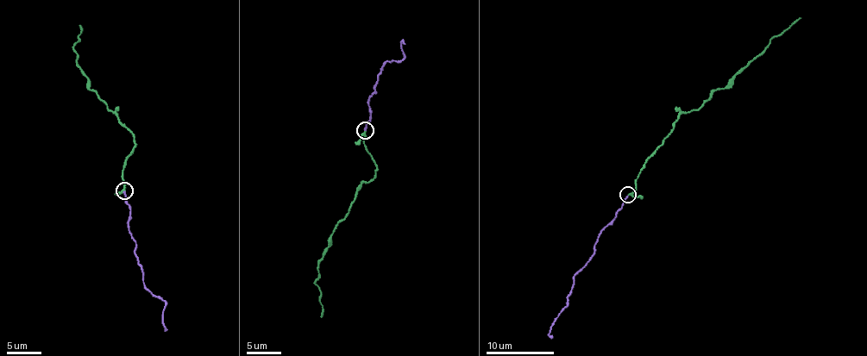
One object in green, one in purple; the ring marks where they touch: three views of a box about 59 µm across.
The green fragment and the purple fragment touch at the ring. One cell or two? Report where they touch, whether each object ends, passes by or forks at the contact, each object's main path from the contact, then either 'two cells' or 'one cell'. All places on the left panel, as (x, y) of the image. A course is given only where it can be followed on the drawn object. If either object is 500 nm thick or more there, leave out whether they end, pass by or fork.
at (124, 190); green passes by; purple ends there; green runs (123, 190), (122, 165), (135, 140), (90, 88), (91, 80), (78, 65), (73, 46), (78, 40), (79, 26); purple runs (123, 191), (130, 213), (128, 227), (136, 243), (143, 284), (166, 302), (163, 321), (166, 331); one cell

